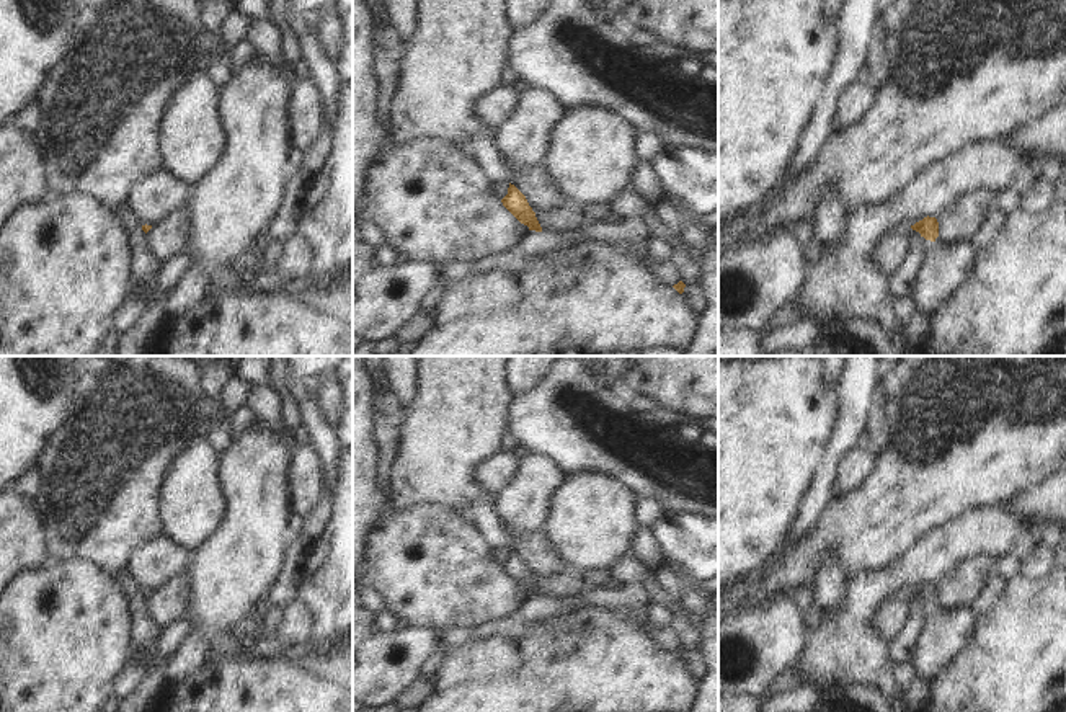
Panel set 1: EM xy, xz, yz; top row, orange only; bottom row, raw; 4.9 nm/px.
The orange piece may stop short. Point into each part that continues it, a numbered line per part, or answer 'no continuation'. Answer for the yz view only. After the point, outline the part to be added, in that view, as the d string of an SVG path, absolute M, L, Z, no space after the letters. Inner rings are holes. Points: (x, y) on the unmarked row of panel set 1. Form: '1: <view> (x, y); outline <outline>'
no continuation

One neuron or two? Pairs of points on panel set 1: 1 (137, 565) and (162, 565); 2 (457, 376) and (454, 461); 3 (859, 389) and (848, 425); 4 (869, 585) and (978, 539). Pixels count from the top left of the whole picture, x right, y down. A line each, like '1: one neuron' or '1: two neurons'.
1: one neuron
2: one neuron
3: one neuron
4: one neuron

